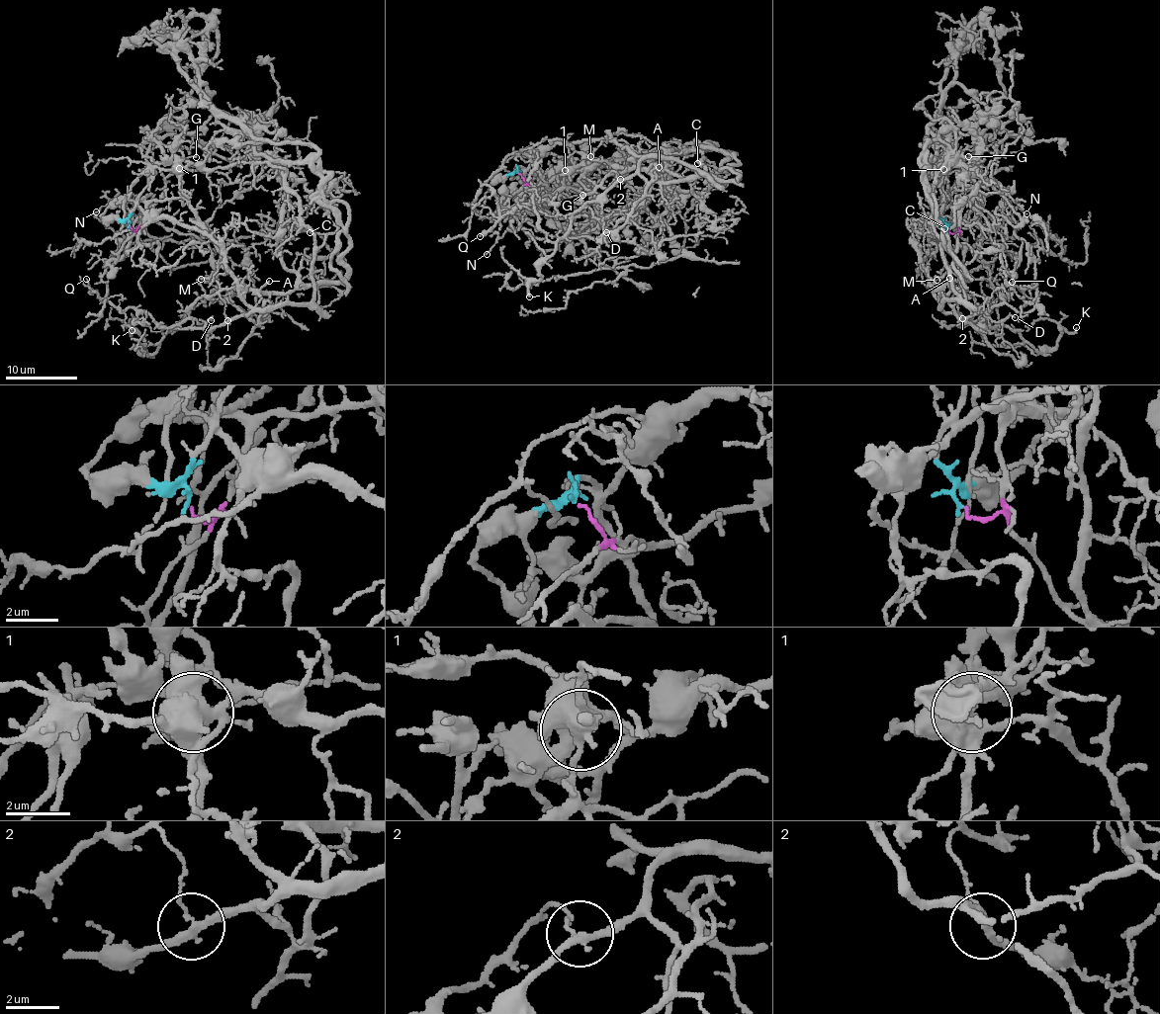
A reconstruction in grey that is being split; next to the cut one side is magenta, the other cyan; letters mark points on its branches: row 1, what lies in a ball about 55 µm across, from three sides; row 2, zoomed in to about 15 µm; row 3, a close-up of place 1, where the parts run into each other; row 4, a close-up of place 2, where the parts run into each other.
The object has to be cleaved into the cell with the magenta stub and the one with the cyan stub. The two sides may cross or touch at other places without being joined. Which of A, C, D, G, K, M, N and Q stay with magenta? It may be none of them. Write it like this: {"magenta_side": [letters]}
{"magenta_side": ["A", "D", "G", "M", "Q"]}

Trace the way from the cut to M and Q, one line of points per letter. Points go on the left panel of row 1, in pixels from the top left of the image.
M: (131, 226), (133, 230), (137, 226), (150, 204), (183, 198), (218, 251), (221, 262), (216, 271), (201, 280)
Q: (131, 226), (150, 204), (183, 198), (234, 284), (159, 327), (103, 302), (87, 278)

